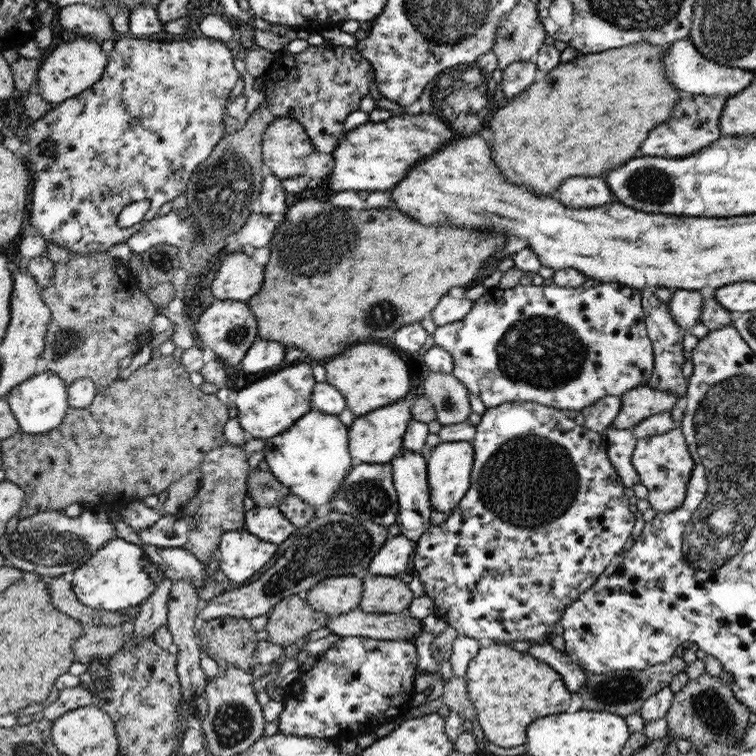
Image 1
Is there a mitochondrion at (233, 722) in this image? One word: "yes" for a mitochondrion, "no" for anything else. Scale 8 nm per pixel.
yes

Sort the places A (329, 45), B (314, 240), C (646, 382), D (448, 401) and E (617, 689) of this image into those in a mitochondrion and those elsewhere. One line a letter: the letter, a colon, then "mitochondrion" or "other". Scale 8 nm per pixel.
A: other
B: mitochondrion
C: other
D: mitochondrion
E: mitochondrion

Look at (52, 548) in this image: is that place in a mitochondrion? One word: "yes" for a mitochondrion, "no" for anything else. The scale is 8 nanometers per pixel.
yes

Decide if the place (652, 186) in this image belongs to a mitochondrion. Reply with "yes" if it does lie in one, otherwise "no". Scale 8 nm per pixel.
yes

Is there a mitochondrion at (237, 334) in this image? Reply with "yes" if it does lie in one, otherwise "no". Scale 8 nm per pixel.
yes

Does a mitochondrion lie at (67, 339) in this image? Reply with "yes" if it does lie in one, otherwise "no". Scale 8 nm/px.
yes

